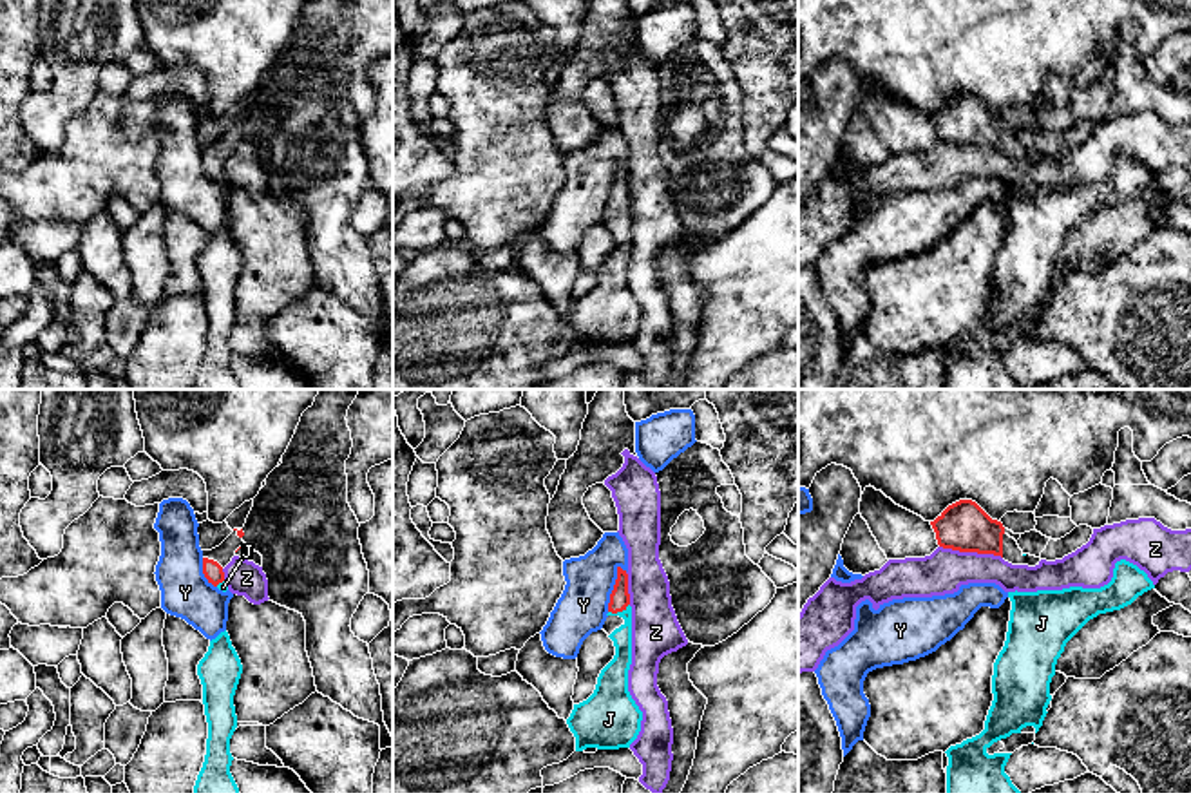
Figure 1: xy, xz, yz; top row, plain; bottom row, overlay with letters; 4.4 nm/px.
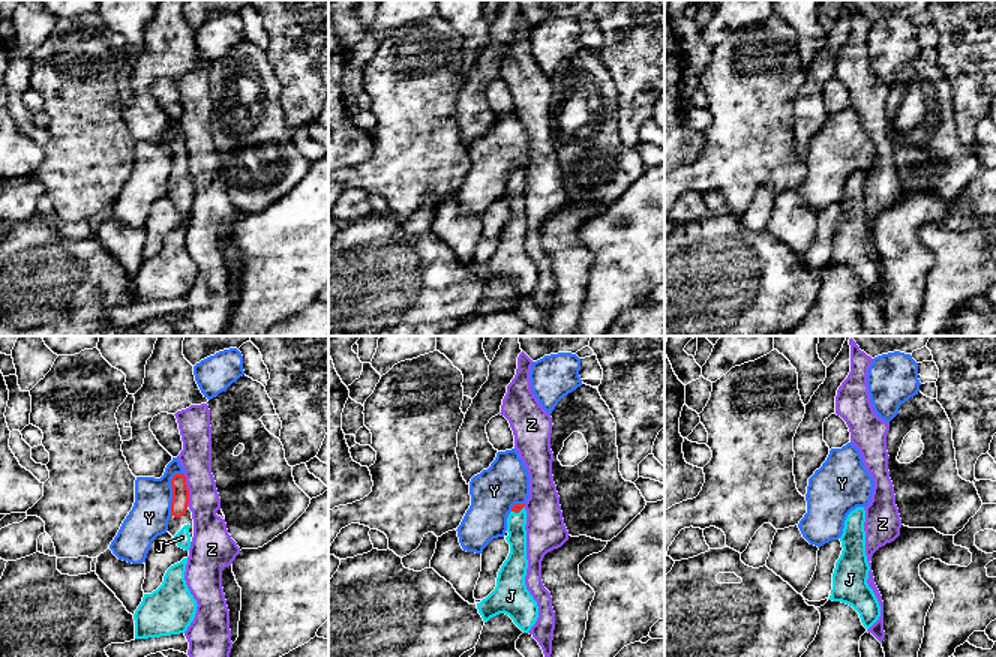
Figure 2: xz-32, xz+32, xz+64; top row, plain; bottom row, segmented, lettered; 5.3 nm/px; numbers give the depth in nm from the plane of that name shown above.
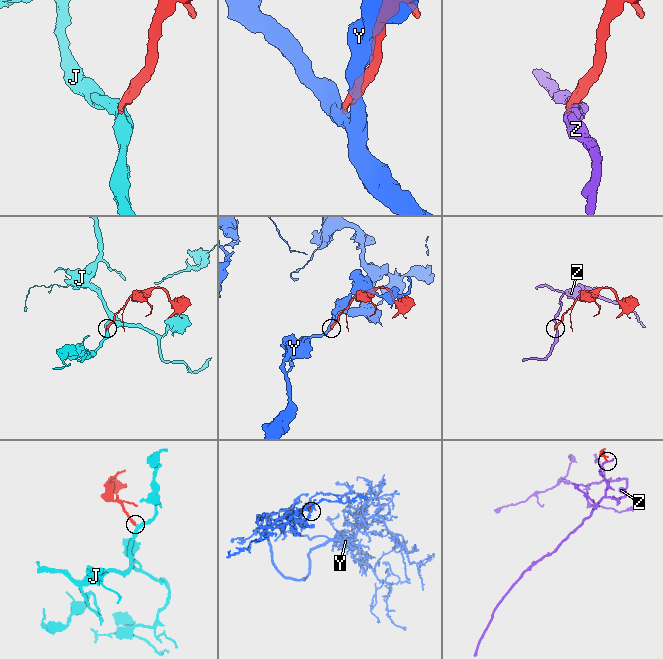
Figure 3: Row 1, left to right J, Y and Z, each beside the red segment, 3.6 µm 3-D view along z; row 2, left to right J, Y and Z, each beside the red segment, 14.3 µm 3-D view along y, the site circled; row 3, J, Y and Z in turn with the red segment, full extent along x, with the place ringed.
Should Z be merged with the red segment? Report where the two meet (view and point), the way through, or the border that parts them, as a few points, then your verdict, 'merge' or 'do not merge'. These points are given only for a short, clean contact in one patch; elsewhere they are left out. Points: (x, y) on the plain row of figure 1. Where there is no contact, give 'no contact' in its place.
meets red in yz at (971, 145); border along yz (940, 140), (992, 147), (1001, 152); do not merge

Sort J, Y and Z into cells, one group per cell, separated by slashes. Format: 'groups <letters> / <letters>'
groups J / Y / Z

